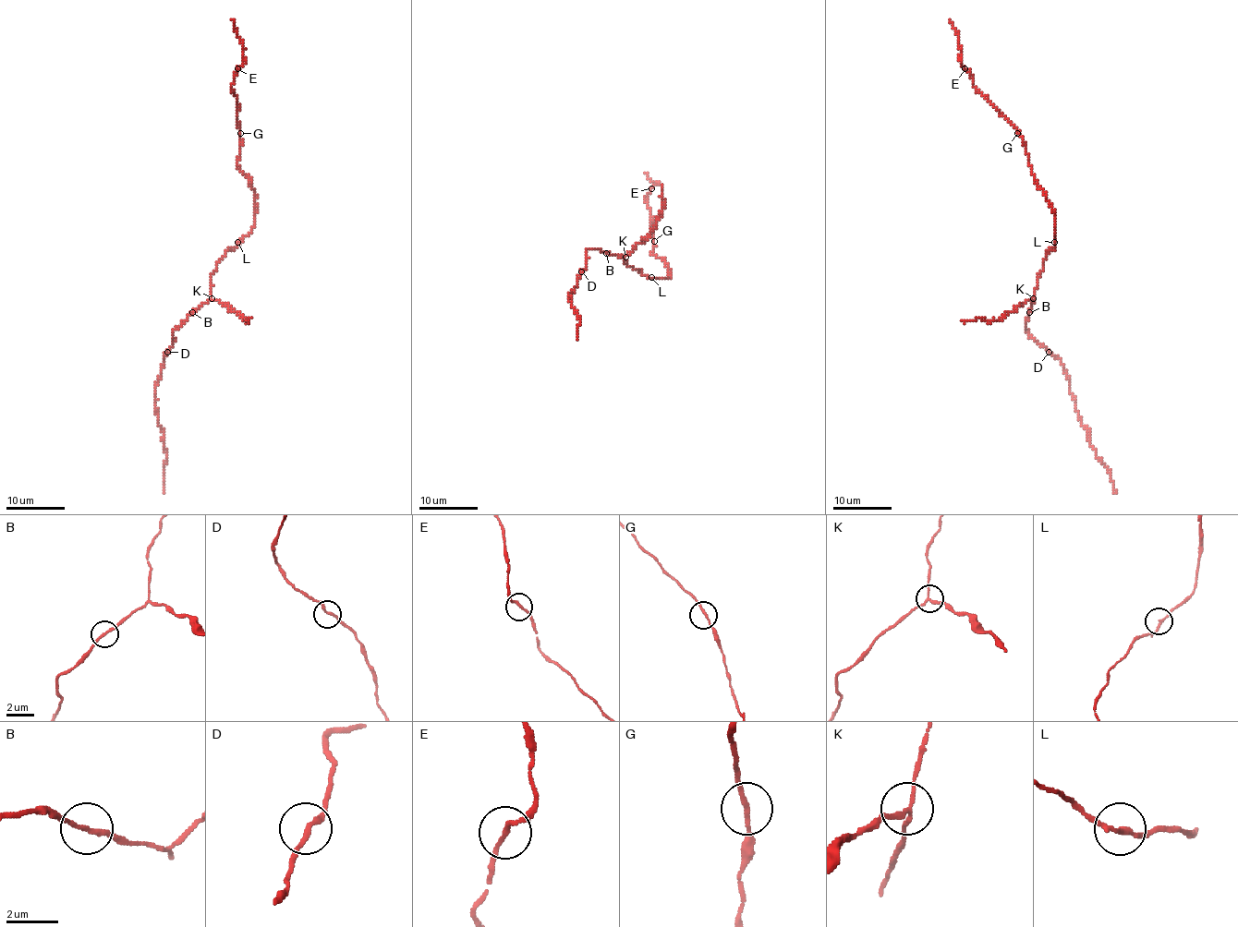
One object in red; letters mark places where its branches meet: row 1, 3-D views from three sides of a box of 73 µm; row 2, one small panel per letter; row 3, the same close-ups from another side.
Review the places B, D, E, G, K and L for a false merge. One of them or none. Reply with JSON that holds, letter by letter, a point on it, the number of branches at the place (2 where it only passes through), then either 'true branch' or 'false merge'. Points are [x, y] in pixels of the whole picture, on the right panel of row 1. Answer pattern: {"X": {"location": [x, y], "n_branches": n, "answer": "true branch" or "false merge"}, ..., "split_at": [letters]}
{"B": {"location": [1029, 312], "n_branches": 2, "answer": "true branch"}, "D": {"location": [1049, 352], "n_branches": 2, "answer": "true branch"}, "E": {"location": [964, 68], "n_branches": 2, "answer": "true branch"}, "G": {"location": [1017, 133], "n_branches": 2, "answer": "true branch"}, "K": {"location": [1033, 298], "n_branches": 3, "answer": "false merge"}, "L": {"location": [1054, 242], "n_branches": 2, "answer": "true branch"}, "split_at": ["K"]}

